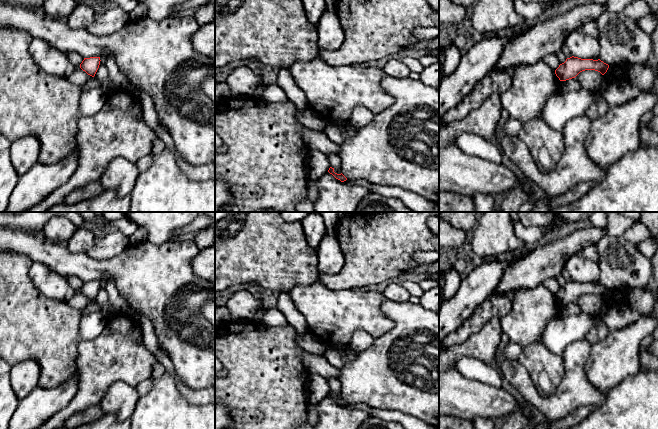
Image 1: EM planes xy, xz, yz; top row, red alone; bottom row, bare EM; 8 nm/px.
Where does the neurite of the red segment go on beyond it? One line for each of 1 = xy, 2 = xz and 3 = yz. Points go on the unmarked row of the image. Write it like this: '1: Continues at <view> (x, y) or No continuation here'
1: No continuation here
2: No continuation here
3: No continuation here

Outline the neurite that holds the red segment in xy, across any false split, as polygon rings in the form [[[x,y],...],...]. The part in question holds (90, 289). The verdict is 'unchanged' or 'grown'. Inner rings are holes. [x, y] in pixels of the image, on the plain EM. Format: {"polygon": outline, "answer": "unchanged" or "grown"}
{"polygon": [[[100,281],[84,282],[82,287],[80,288],[80,292],[88,299],[94,301],[99,292],[100,285]]], "answer": "unchanged"}

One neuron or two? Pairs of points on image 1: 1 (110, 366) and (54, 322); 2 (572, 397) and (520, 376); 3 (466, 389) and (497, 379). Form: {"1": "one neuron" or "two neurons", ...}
{"1": "two neurons", "2": "one neuron", "3": "two neurons"}

